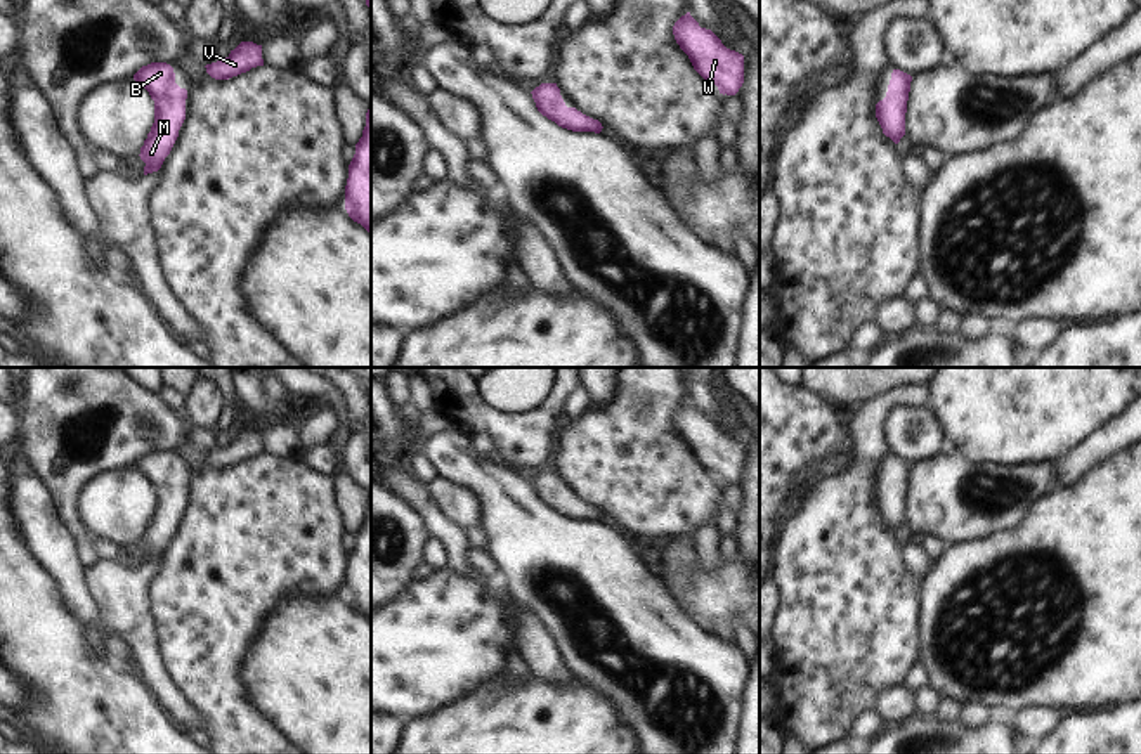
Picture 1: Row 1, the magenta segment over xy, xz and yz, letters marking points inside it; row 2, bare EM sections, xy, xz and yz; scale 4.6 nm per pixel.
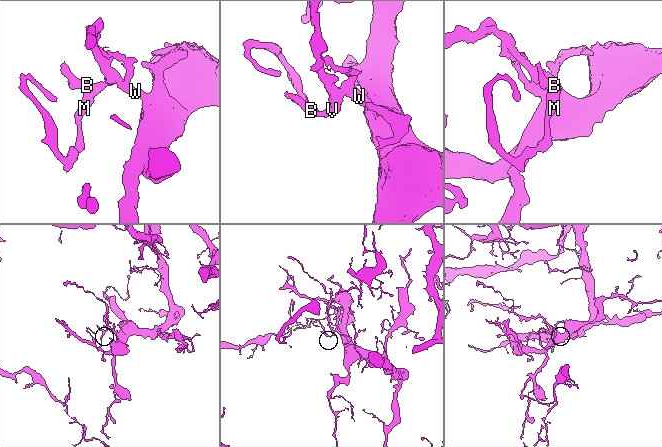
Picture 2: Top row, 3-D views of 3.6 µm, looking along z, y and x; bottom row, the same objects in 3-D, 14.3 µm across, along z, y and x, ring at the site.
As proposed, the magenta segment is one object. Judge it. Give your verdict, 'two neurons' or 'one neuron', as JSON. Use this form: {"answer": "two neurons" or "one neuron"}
{"answer": "one neuron"}

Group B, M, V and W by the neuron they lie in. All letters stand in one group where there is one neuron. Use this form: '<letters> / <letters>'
B M V W

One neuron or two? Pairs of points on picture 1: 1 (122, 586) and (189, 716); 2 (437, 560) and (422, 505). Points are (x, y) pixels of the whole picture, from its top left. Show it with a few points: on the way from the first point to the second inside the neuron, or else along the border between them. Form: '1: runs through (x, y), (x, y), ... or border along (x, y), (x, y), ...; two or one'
1: runs through (130, 619), (143, 635), (153, 673), (162, 683); one
2: border along (429, 536), (444, 550), (448, 565); two

